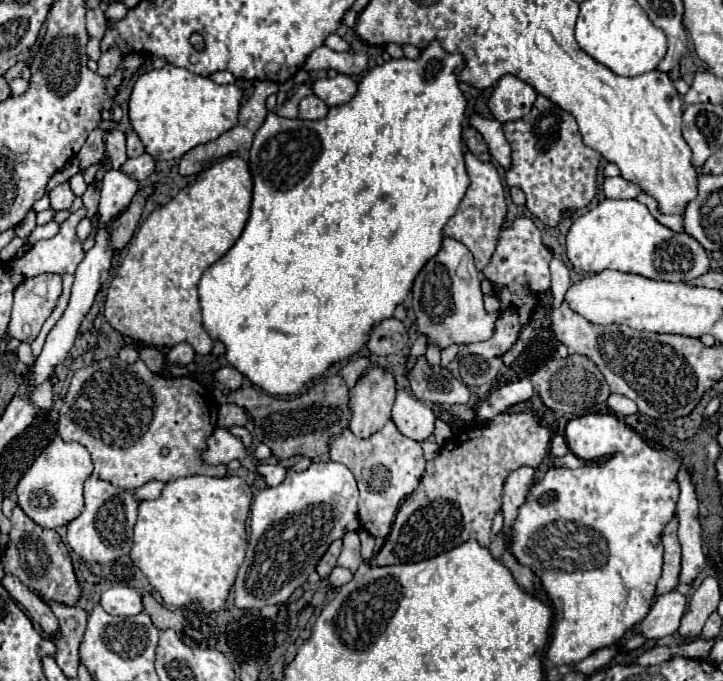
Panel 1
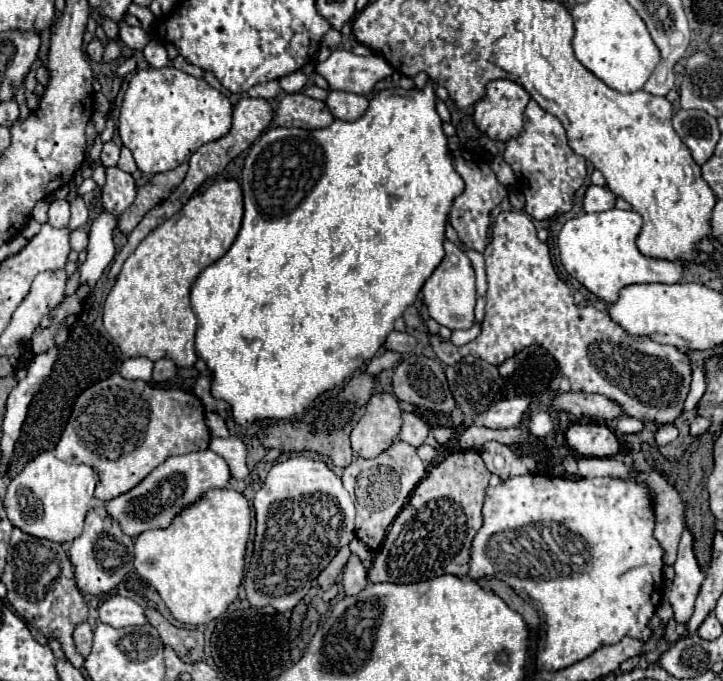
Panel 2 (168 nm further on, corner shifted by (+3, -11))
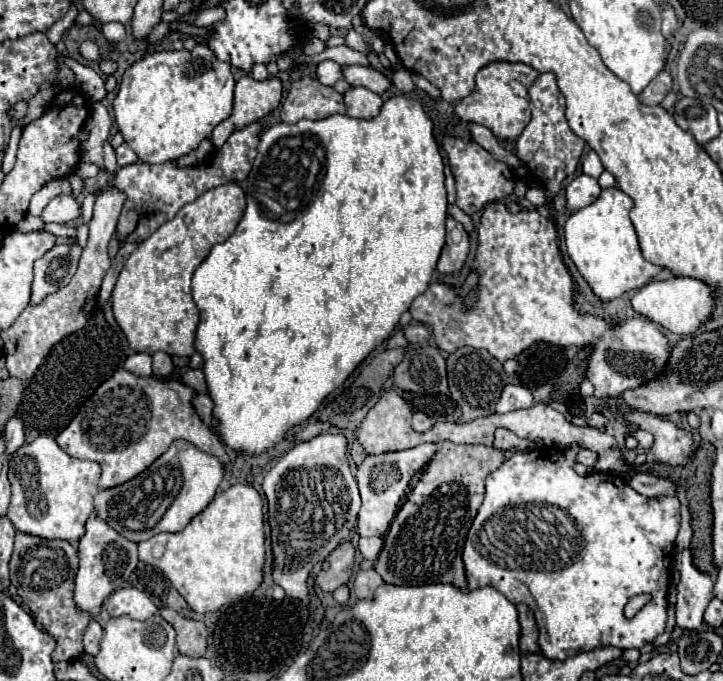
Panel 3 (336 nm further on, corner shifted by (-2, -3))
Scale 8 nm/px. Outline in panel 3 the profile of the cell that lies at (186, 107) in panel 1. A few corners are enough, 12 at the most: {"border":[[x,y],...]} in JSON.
{"border":[[206,45],[124,71],[114,117],[138,159],[194,151],[230,117]]}

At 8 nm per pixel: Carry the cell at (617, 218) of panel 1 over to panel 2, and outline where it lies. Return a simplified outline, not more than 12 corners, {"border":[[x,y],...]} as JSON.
{"border":[[641,215],[569,219],[563,267],[607,303],[635,283],[677,283],[681,261],[649,259]]}

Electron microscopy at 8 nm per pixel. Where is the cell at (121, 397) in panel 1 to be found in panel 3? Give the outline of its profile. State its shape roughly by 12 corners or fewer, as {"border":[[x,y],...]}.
{"border":[[118,369],[56,441],[100,489],[184,439],[226,463],[180,381]]}

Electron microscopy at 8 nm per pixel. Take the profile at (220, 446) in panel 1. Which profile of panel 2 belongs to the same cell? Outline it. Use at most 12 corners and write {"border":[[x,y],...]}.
{"border":[[211,449],[167,457],[105,501],[121,531],[167,529],[229,465]]}

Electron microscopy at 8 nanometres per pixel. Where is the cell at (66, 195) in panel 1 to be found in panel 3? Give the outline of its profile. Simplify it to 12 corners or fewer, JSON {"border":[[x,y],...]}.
{"border":[[72,195],[54,197],[44,223],[70,223],[80,215]]}

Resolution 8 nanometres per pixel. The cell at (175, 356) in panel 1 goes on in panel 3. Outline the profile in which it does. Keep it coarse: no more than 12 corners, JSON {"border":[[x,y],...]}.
{"border":[[154,353],[154,377],[168,377],[174,369],[168,353]]}

